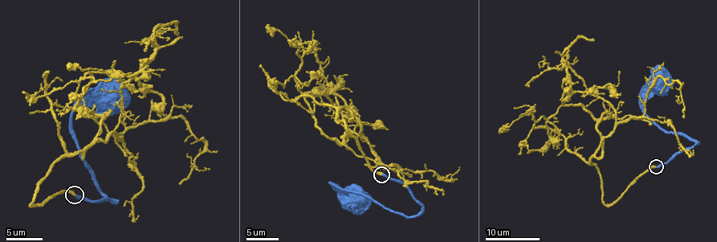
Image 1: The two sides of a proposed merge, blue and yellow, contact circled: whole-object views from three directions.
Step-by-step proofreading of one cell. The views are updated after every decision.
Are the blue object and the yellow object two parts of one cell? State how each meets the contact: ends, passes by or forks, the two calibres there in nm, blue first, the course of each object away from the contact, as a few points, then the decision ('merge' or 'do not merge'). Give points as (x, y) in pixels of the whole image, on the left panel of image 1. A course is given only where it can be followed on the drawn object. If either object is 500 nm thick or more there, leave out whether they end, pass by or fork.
blue ends | yellow ends | 240/260 nm | blue via (75, 194), (99, 202), (116, 202), (96, 188), (82, 160), (71, 118), (78, 106), (90, 106), (112, 95) | yellow via (75, 194), (31, 204), (107, 113), (81, 108), (93, 74), (138, 79), (145, 93), (126, 86), (138, 73) | merge

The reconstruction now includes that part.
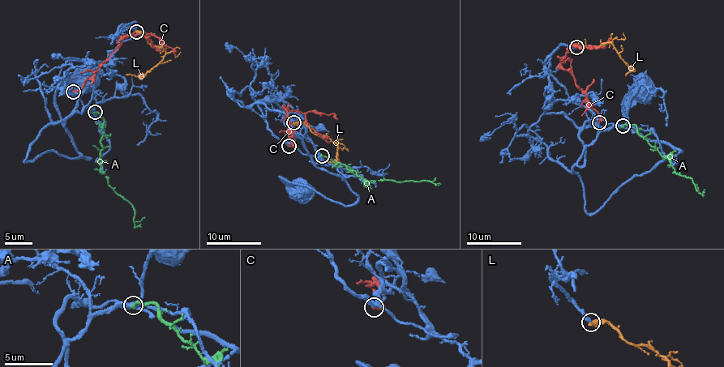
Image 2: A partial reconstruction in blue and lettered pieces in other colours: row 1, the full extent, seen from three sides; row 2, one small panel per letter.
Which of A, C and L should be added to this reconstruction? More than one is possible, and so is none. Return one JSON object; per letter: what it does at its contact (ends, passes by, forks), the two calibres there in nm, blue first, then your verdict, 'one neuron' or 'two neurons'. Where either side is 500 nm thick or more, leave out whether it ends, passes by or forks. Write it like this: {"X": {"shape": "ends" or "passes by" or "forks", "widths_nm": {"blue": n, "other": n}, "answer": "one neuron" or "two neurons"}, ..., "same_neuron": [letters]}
{"A": {"shape": "ends", "widths_nm": {"blue": 360, "other": 280}, "answer": "two neurons"}, "C": {"shape": "ends", "widths_nm": {"blue": 300, "other": 220}, "answer": "two neurons"}, "L": {"shape": "ends", "widths_nm": {"blue": 320, "other": 420}, "answer": "two neurons"}, "same_neuron": []}

